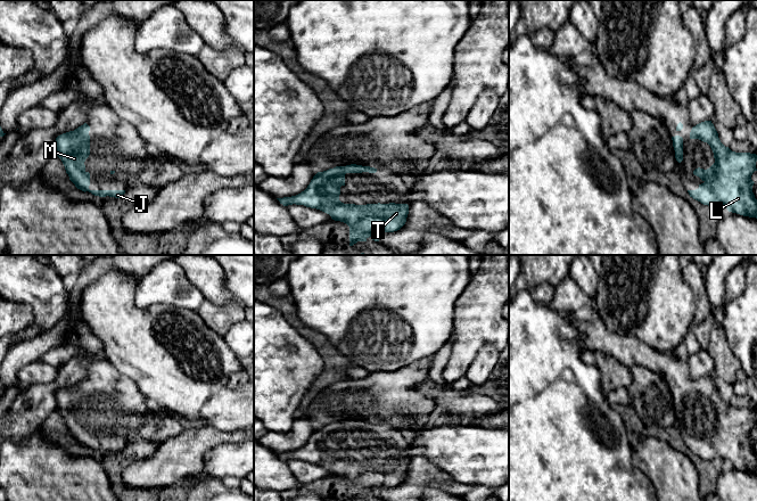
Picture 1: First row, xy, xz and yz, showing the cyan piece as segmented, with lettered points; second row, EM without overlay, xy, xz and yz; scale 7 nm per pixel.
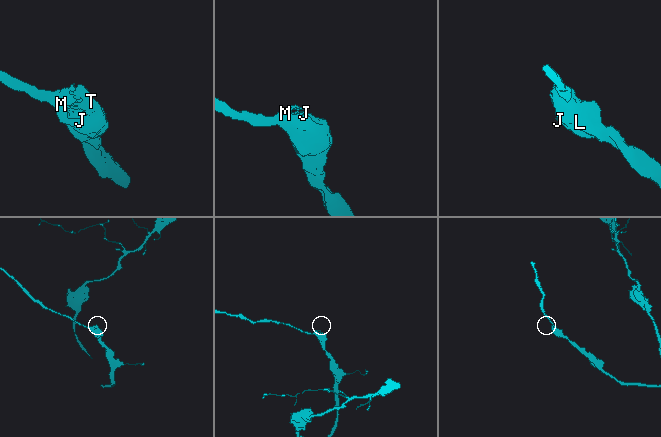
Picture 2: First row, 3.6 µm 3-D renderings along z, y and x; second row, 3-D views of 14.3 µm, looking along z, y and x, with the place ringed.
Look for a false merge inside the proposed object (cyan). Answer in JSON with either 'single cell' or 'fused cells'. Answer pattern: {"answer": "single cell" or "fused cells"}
{"answer": "single cell"}

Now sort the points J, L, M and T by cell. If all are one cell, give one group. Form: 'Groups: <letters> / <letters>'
Groups: J L M T

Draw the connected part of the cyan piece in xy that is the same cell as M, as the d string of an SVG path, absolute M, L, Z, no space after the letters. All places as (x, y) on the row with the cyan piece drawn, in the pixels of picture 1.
M84 123L74 131L56 138L57 156L61 159L69 180L82 191L89 191L99 197L121 198L125 190L90 190L90 173L85 171L84 162L90 155L90 126Z

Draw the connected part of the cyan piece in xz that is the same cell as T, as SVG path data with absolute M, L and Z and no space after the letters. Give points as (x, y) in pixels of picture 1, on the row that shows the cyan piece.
M351 164L318 172L307 188L291 197L277 198L283 206L304 205L320 210L349 227L349 246L367 241L369 237L379 241L382 232L400 230L406 222L408 204L344 204L339 200L340 187L345 186L346 173L376 173L377 169Z

